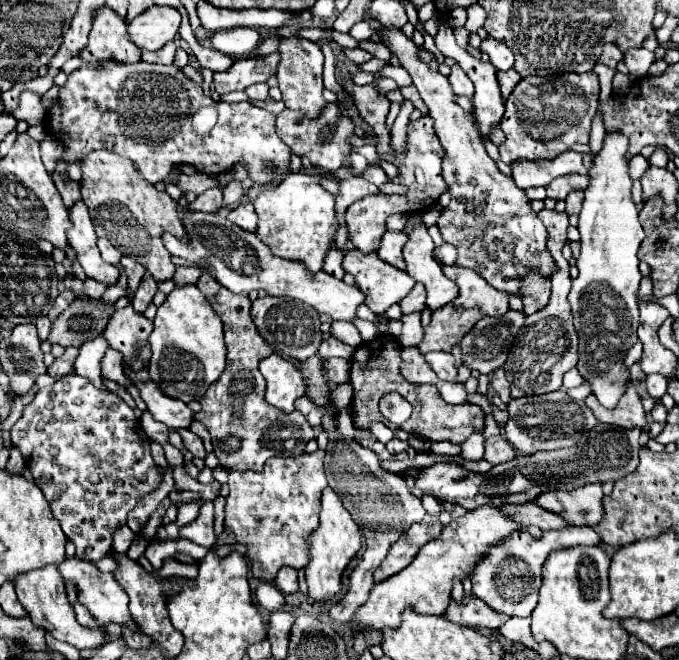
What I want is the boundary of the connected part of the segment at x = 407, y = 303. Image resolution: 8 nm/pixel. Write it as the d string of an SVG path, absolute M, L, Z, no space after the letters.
M417 283L413 287L413 291L399 303L401 305L401 313L407 315L407 313L413 313L413 311L423 311L425 307L425 287L421 287L421 283Z

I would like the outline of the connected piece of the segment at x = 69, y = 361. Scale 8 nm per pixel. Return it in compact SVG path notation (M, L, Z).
M67 347L65 353L53 361L53 365L47 369L47 373L49 375L59 375L59 377L67 375L73 369L73 363L75 363L77 355L79 355L77 347Z

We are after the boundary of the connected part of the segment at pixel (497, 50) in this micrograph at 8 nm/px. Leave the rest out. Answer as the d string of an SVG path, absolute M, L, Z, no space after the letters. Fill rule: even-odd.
M487 37L483 43L481 43L481 51L487 53L491 57L491 63L499 69L499 71L509 71L513 69L513 63L515 63L515 57L511 53L511 49L491 37Z

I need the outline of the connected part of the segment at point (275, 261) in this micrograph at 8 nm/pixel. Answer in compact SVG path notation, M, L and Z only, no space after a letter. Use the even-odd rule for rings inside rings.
M187 211L183 225L187 229L189 243L181 243L171 233L165 233L163 235L165 247L177 257L201 263L205 267L209 261L209 267L207 267L209 273L215 275L215 279L233 293L249 293L253 289L255 291L263 289L269 295L299 299L315 307L319 313L329 315L335 321L355 321L357 307L365 301L365 295L357 285L347 285L343 279L335 279L325 271L318 271L315 275L311 275L301 263L271 255L271 251L267 251L267 245L261 243L255 237L255 233L249 233L249 231L243 231L241 227L231 225L225 217L215 219L211 213Z

